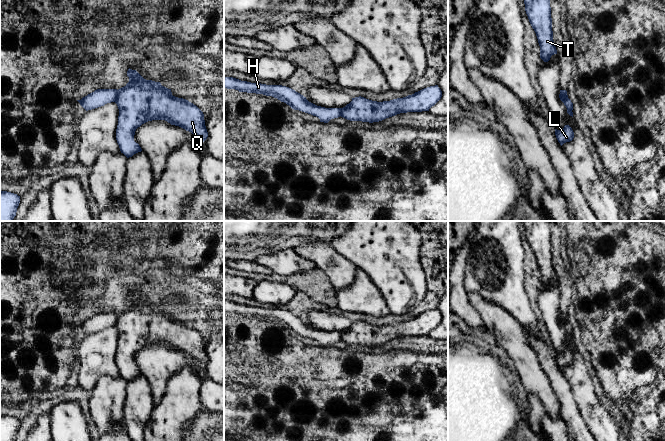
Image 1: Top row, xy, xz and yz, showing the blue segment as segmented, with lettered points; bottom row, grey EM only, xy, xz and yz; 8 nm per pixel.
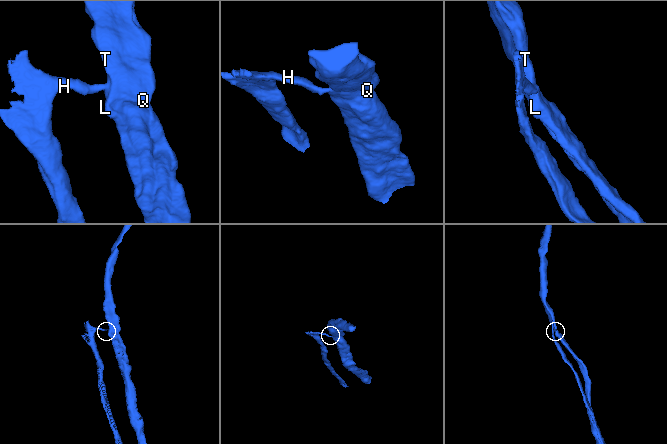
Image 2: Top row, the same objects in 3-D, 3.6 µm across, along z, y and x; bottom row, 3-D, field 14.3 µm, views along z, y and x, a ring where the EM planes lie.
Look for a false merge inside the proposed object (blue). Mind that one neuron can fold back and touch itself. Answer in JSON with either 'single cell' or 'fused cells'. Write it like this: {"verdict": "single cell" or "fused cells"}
{"verdict": "fused cells"}

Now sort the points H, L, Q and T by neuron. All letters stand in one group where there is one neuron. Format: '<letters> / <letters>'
H / L Q T

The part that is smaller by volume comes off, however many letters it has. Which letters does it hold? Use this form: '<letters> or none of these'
H

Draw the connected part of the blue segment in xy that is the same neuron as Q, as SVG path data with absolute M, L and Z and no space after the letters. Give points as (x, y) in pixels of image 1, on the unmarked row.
M128 293L129 306L118 313L115 327L119 333L116 364L127 382L141 376L134 365L135 355L152 344L165 344L205 365L208 356L203 336L186 323L172 319L160 306L144 303L136 294Z

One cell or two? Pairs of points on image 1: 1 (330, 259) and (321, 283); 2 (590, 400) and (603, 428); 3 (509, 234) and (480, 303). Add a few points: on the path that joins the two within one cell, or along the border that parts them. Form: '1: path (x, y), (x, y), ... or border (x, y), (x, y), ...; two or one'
1: border (316, 266), (327, 276), (336, 290); two
2: path (594, 407), (594, 413), (599, 421); one
3: border (468, 291), (478, 293), (503, 309); two

